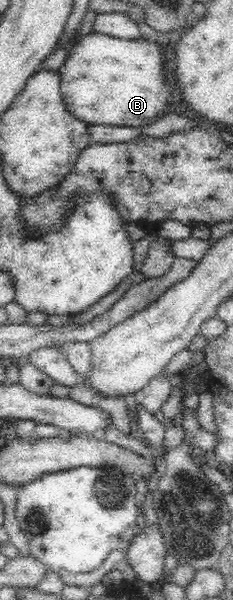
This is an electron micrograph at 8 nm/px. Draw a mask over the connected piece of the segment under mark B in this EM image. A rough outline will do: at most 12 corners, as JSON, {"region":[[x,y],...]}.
{"region":[[88,33],[57,69],[86,125],[148,126],[172,100],[164,48]]}

